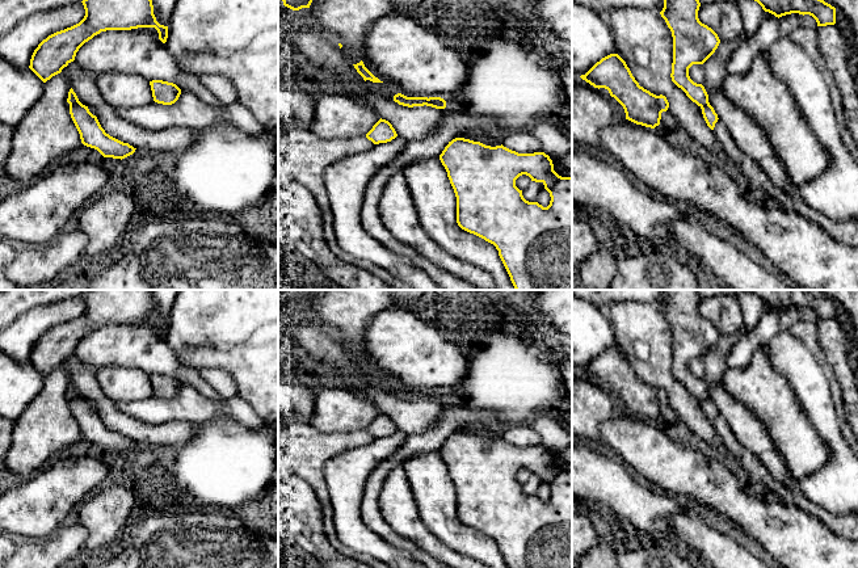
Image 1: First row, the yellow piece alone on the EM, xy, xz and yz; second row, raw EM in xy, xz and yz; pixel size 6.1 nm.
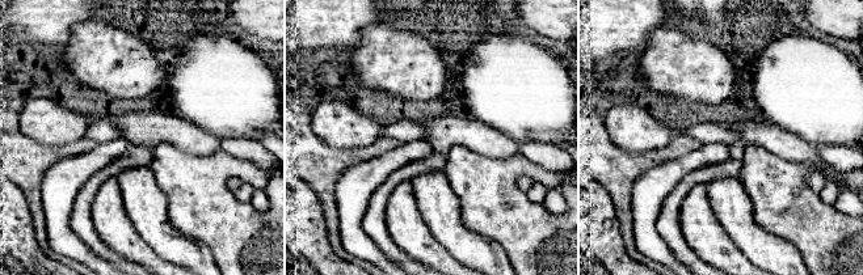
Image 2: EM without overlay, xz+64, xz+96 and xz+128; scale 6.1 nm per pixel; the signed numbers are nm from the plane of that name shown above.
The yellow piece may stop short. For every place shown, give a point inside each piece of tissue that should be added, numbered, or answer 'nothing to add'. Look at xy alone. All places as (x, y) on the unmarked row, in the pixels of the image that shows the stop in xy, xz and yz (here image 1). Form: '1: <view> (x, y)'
nothing to add

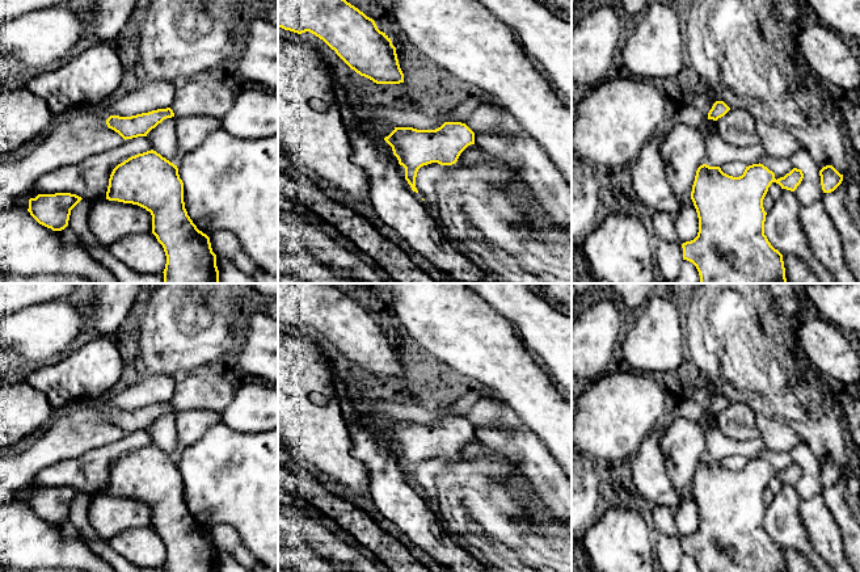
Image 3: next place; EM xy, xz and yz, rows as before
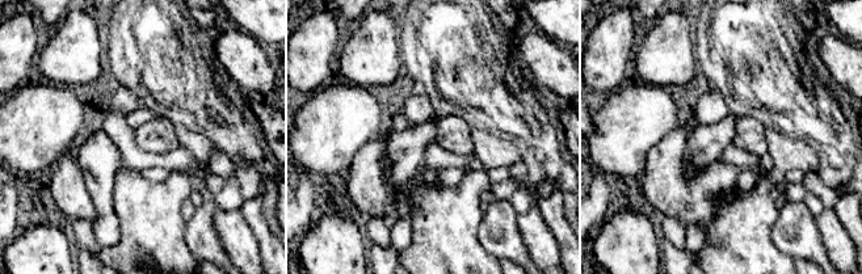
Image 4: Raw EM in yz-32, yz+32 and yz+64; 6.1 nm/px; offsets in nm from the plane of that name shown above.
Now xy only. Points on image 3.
nothing to add

